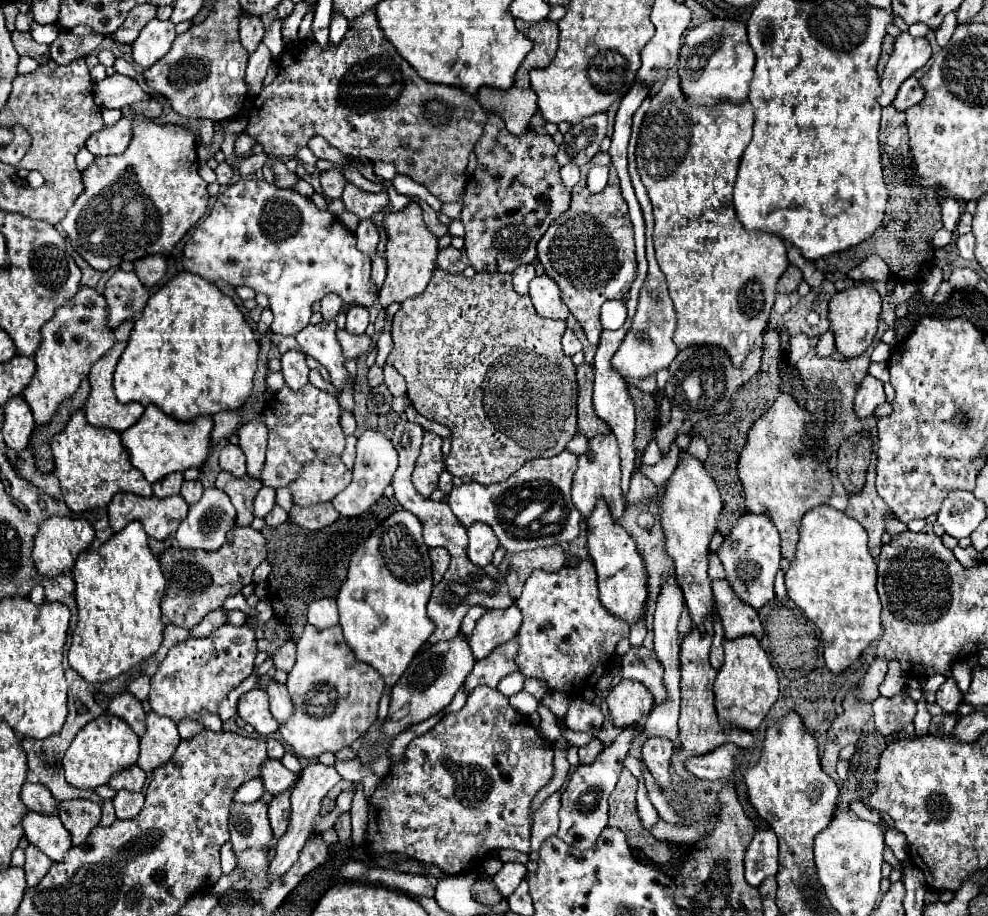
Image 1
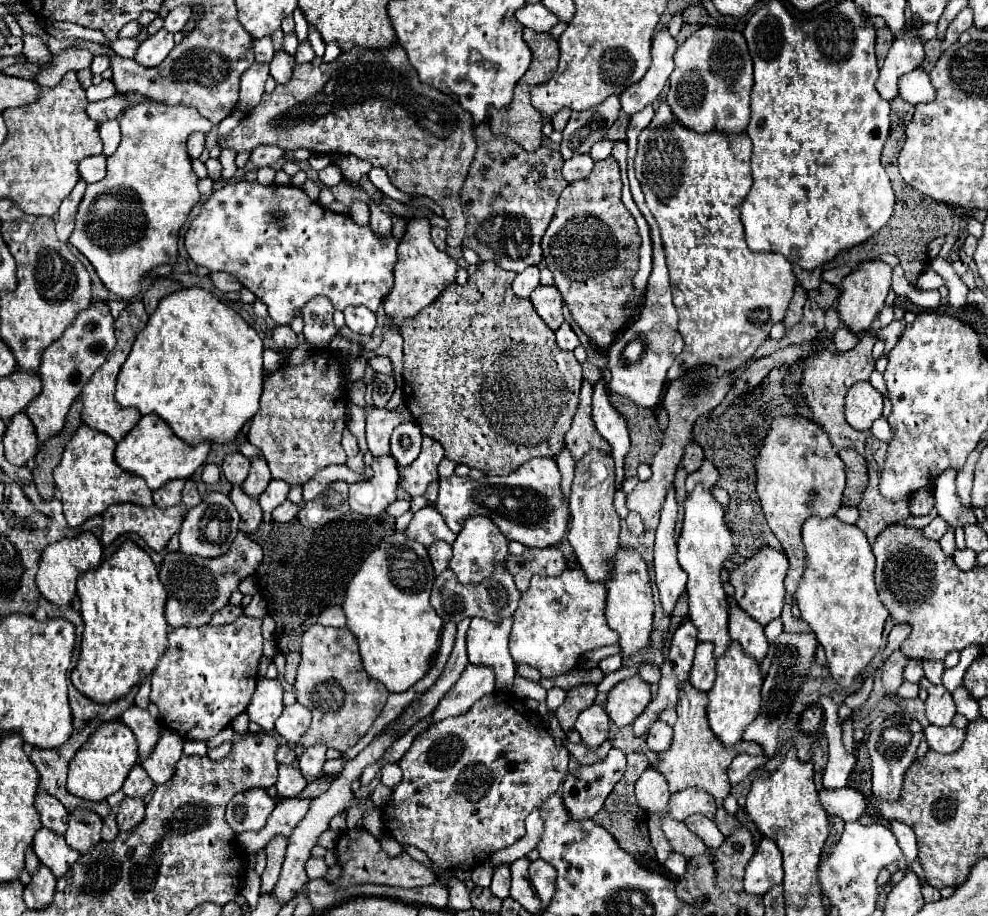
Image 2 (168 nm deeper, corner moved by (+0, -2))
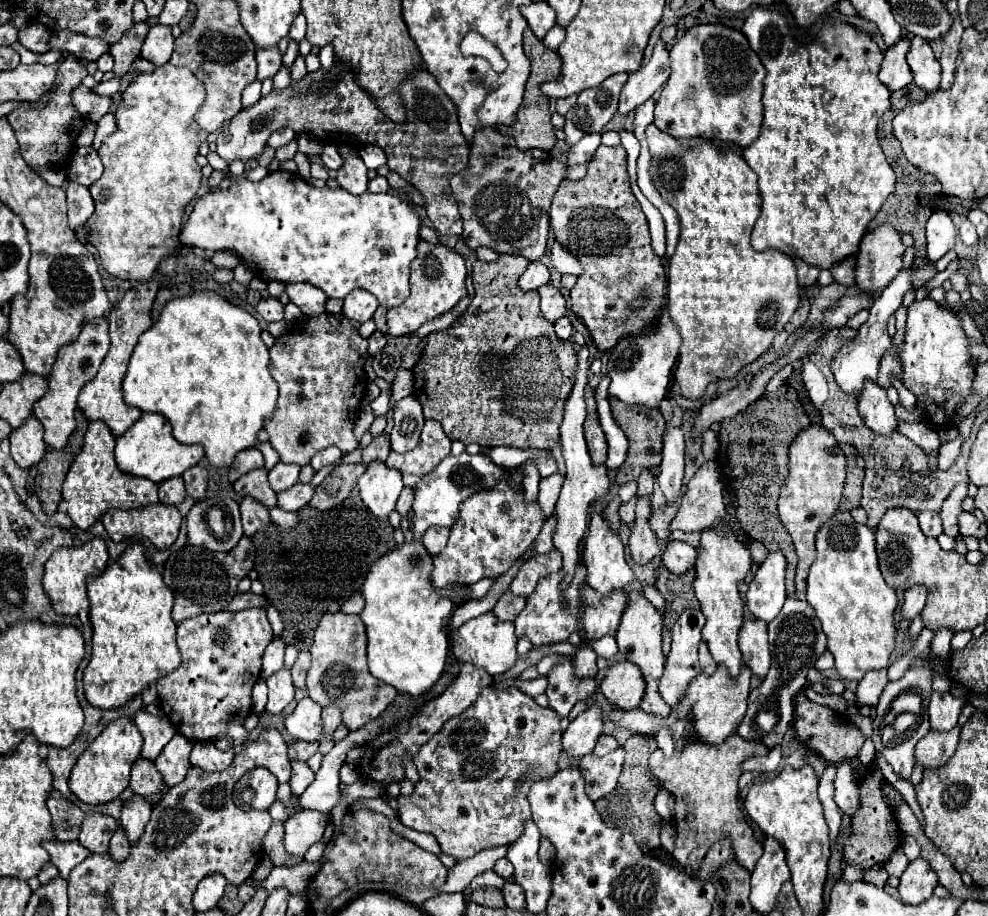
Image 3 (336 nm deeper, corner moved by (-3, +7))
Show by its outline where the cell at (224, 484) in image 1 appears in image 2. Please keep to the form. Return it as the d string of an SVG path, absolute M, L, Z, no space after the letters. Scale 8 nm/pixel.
M233 487L231 493L229 493L229 499L233 501L233 505L237 507L237 511L241 515L239 529L243 533L253 533L259 527L259 523L261 523L261 507L259 507L257 499L245 495L241 491L241 487Z

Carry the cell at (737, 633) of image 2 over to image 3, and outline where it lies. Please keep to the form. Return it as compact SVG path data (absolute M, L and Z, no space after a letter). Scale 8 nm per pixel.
M762 620L744 622L740 630L740 650L742 650L744 662L750 668L750 672L758 678L766 678L770 670L770 660L772 660L766 630L768 630L766 622Z

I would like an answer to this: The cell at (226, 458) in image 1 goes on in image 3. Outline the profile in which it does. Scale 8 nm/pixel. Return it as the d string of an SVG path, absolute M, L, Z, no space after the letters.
M250 448L250 450L244 450L236 456L234 464L230 466L228 474L230 474L230 480L238 480L240 476L244 476L246 472L254 470L254 468L262 468L264 466L264 458L262 458L262 452L258 448Z

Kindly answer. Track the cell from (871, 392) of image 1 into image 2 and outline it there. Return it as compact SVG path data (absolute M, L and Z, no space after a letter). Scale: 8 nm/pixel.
M861 381L849 389L845 397L845 419L851 427L865 431L871 429L873 421L881 417L883 411L883 395L869 383Z

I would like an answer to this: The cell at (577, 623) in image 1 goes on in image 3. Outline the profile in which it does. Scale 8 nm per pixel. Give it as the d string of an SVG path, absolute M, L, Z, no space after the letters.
M578 566L572 584L566 590L568 604L564 604L560 598L560 580L562 580L560 576L562 576L562 570L542 578L538 582L536 590L532 592L532 596L526 598L526 608L518 614L518 618L514 622L516 624L516 636L526 636L526 638L530 638L530 642L534 646L540 646L540 644L564 642L574 632L584 634L584 638L588 638L588 640L596 640L596 638L602 638L606 634L614 634L618 624L620 624L620 618L626 610L628 594L622 590L614 590L612 594L602 596L600 592L588 588L586 568Z

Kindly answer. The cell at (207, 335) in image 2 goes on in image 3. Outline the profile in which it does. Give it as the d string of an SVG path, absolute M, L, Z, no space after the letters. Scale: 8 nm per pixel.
M194 292L184 298L170 300L162 314L146 334L128 364L124 378L124 402L142 412L160 412L172 424L172 436L182 444L202 444L208 464L216 470L228 468L236 454L260 444L258 432L274 414L278 386L268 372L268 348L260 338L258 320L246 310L230 304L216 292Z

